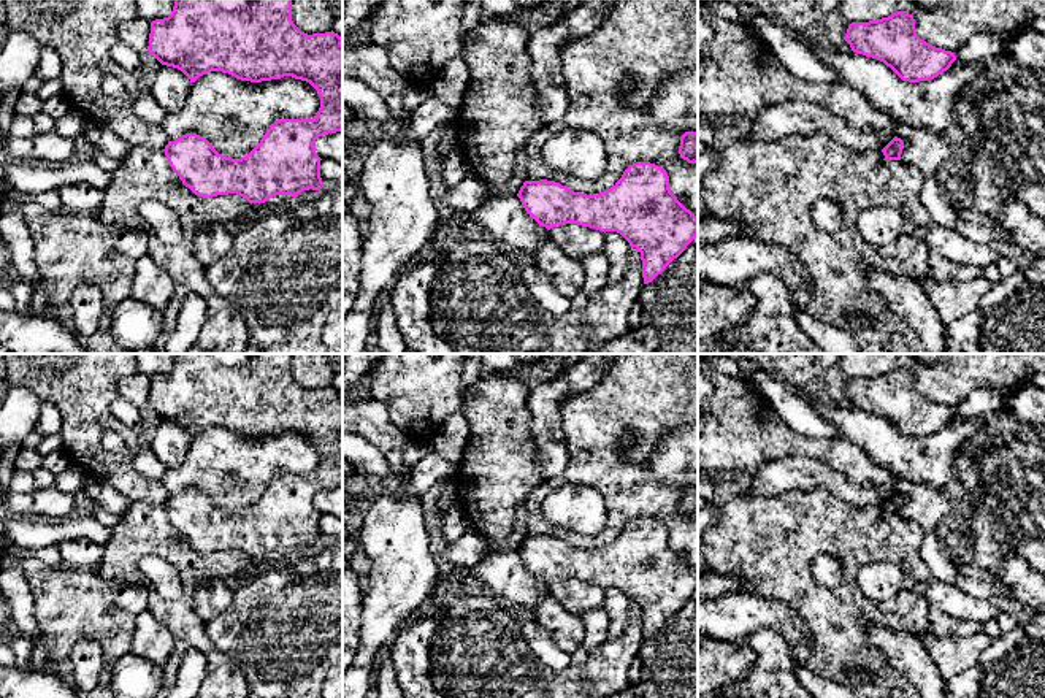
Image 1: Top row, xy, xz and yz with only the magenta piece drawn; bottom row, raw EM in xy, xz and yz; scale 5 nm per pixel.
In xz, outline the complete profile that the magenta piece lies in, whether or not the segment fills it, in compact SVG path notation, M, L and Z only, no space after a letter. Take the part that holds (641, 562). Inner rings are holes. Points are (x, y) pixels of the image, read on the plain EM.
M630 520L607 546L587 550L555 536L525 536L517 552L547 585L577 579L620 589L641 608L644 639L652 638L698 592L698 571L669 544L664 524Z

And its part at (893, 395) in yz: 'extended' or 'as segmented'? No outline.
as segmented

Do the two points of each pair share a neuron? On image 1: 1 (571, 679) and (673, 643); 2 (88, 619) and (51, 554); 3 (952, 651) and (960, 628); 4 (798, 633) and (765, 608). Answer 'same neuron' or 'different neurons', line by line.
1: different neurons
2: different neurons
3: different neurons
4: same neuron

